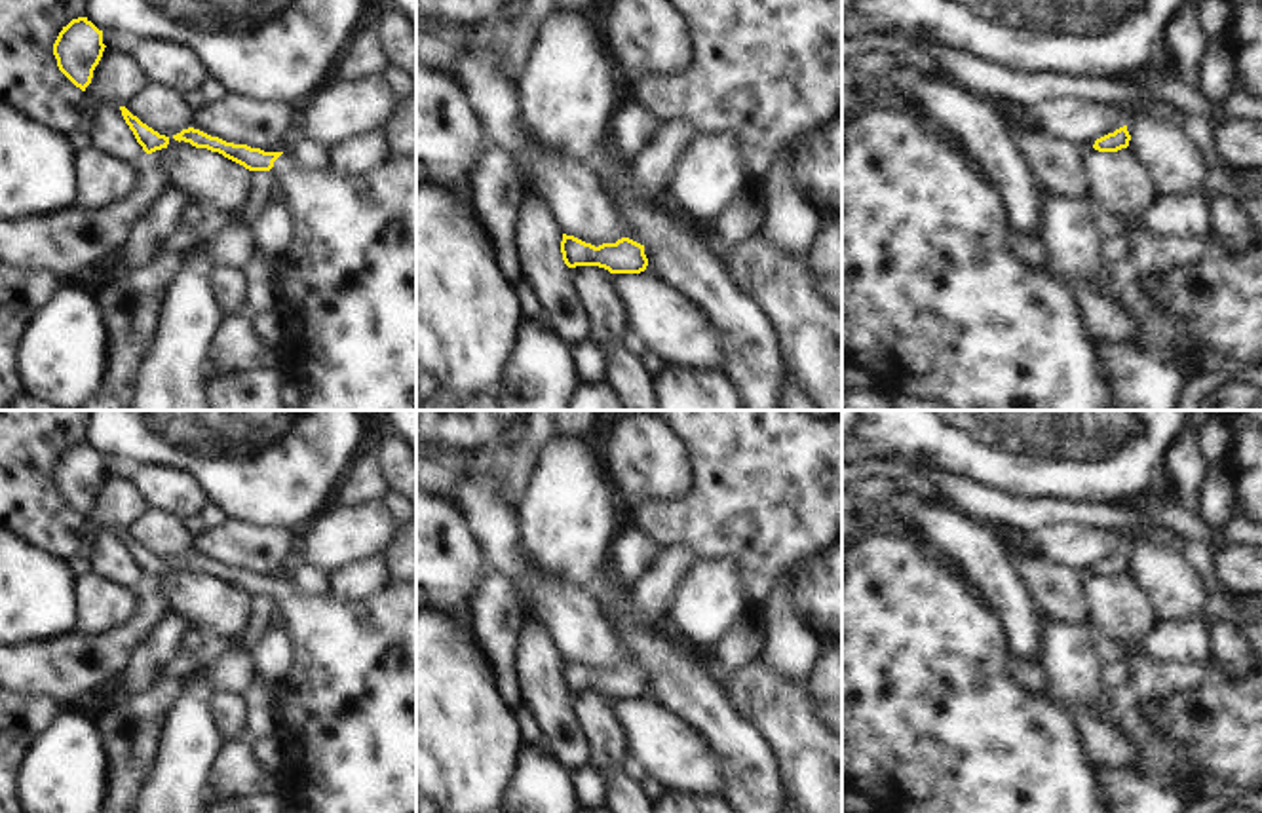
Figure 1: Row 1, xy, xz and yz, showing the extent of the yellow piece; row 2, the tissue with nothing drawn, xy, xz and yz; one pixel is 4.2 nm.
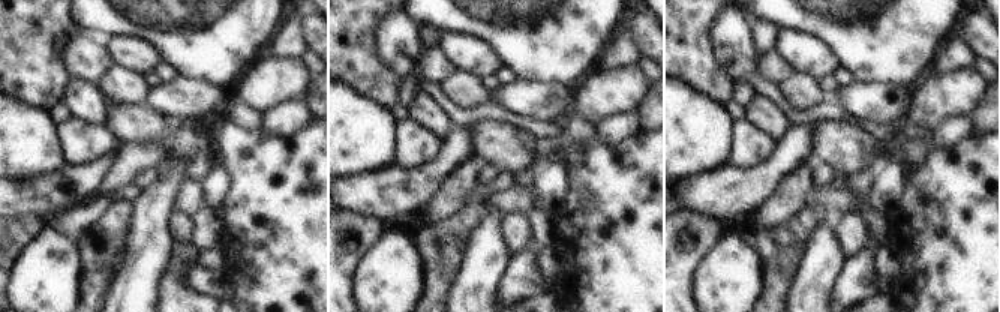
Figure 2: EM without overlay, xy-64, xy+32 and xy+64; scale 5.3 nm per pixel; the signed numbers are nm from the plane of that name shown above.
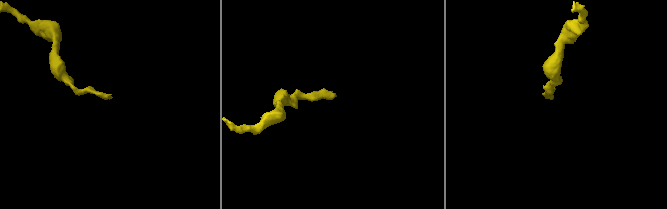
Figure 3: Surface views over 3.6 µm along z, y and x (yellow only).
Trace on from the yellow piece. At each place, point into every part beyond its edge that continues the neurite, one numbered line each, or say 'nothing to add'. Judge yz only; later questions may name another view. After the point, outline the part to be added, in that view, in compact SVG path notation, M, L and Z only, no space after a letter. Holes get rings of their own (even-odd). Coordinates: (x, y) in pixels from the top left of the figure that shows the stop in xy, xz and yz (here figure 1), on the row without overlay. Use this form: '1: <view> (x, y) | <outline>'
nothing to add

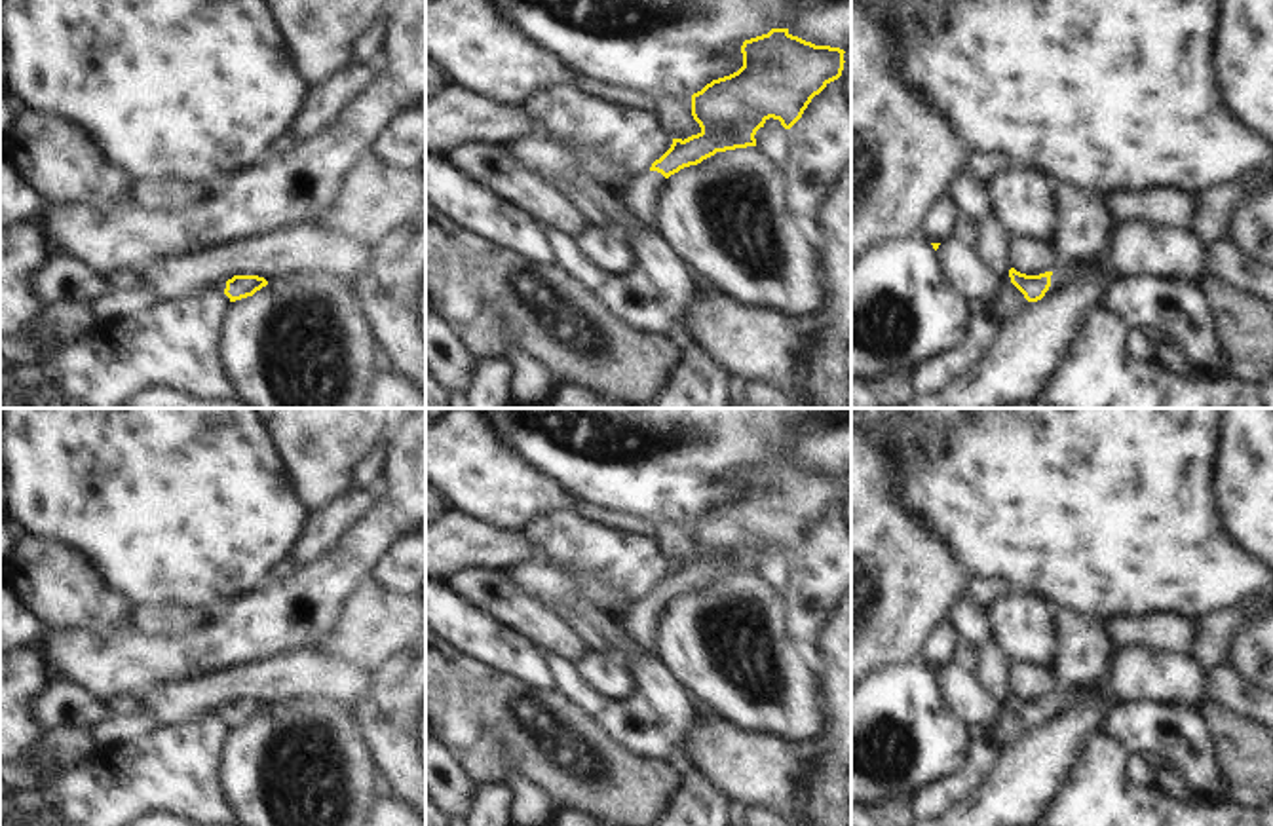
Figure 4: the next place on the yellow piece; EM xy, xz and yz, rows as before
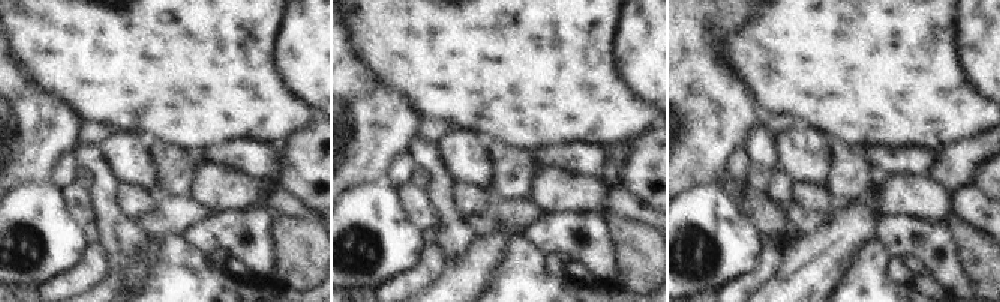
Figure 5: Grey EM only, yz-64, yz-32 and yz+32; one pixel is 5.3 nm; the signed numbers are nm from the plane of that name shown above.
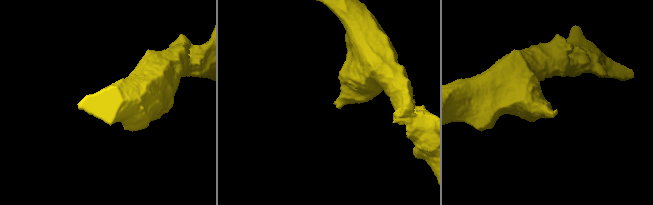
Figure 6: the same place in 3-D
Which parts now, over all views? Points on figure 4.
1: yz (1059, 699) | M1056 691L1056 693L1053 695L1051 712L1049 712L1049 716L1045 718L1045 722L1051 720L1054 714L1062 712L1064 703L1066 703L1070 697L1066 697L1066 695L1062 695L1060 691ZM1079 691L1079 693L1074 693L1074 695L1070 695L1070 697L1083 697L1083 695L1085 695L1085 693Z

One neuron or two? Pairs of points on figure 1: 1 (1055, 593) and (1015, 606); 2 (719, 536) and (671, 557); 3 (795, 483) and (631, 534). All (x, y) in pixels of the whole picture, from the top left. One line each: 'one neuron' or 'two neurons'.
1: two neurons
2: two neurons
3: two neurons

